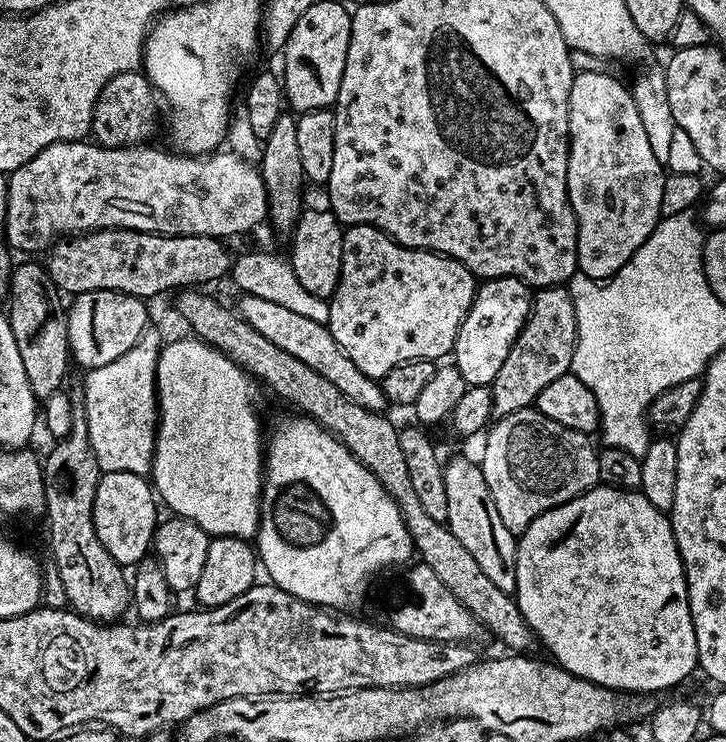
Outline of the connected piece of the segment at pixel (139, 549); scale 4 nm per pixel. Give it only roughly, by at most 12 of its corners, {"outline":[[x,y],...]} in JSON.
{"outline":[[101,475],[92,517],[122,566],[149,555],[158,497],[145,477]]}

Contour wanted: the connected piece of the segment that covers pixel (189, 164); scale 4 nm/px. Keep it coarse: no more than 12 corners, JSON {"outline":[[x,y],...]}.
{"outline":[[84,140],[10,174],[9,249],[100,228],[229,238],[253,161]]}

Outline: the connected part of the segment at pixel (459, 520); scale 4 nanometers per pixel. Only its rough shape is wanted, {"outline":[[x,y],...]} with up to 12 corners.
{"outline":[[479,463],[444,464],[447,526],[498,590],[516,545]]}

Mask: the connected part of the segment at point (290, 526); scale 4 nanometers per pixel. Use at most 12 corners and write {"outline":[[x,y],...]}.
{"outline":[[305,414],[266,440],[267,579],[352,610],[413,559],[395,498]]}

